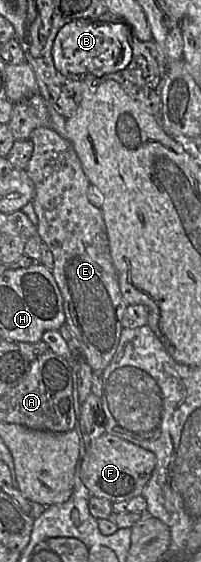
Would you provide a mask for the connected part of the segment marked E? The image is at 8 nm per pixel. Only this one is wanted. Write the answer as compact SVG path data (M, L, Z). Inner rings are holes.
M48 127L33 130L29 140L33 144L33 153L26 170L34 184L31 203L38 217L36 233L53 255L54 265L51 273L63 298L65 324L77 339L82 349L83 360L92 368L93 373L103 371L116 353L124 328L122 318L128 306L120 292L103 215L101 210L88 199L88 188L91 183L82 169L71 142Z

